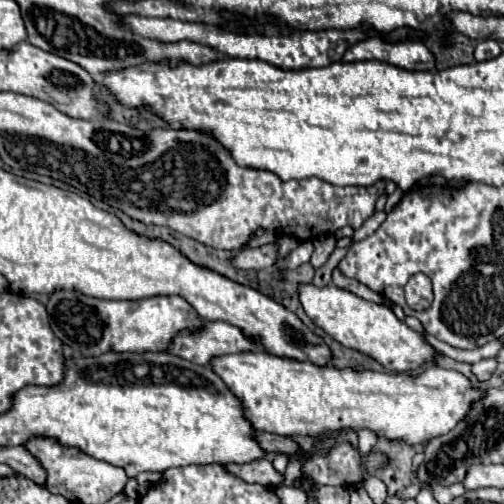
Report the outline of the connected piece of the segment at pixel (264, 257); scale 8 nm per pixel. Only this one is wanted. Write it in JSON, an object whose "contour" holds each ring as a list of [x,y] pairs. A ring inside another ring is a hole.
{"contour":[[[262,245],[258,249],[244,247],[230,257],[230,263],[236,269],[264,269],[274,263],[274,253],[276,253],[274,245]]]}

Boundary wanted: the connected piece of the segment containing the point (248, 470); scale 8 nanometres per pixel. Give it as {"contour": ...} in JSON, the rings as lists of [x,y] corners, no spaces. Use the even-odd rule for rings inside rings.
{"contour":[[[266,459],[252,461],[248,465],[228,465],[228,471],[248,483],[260,483],[266,487],[278,487],[284,483],[284,475],[276,471],[274,465]]]}

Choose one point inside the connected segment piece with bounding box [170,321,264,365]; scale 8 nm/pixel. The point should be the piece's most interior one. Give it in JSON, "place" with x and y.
{"place":[217,338]}

